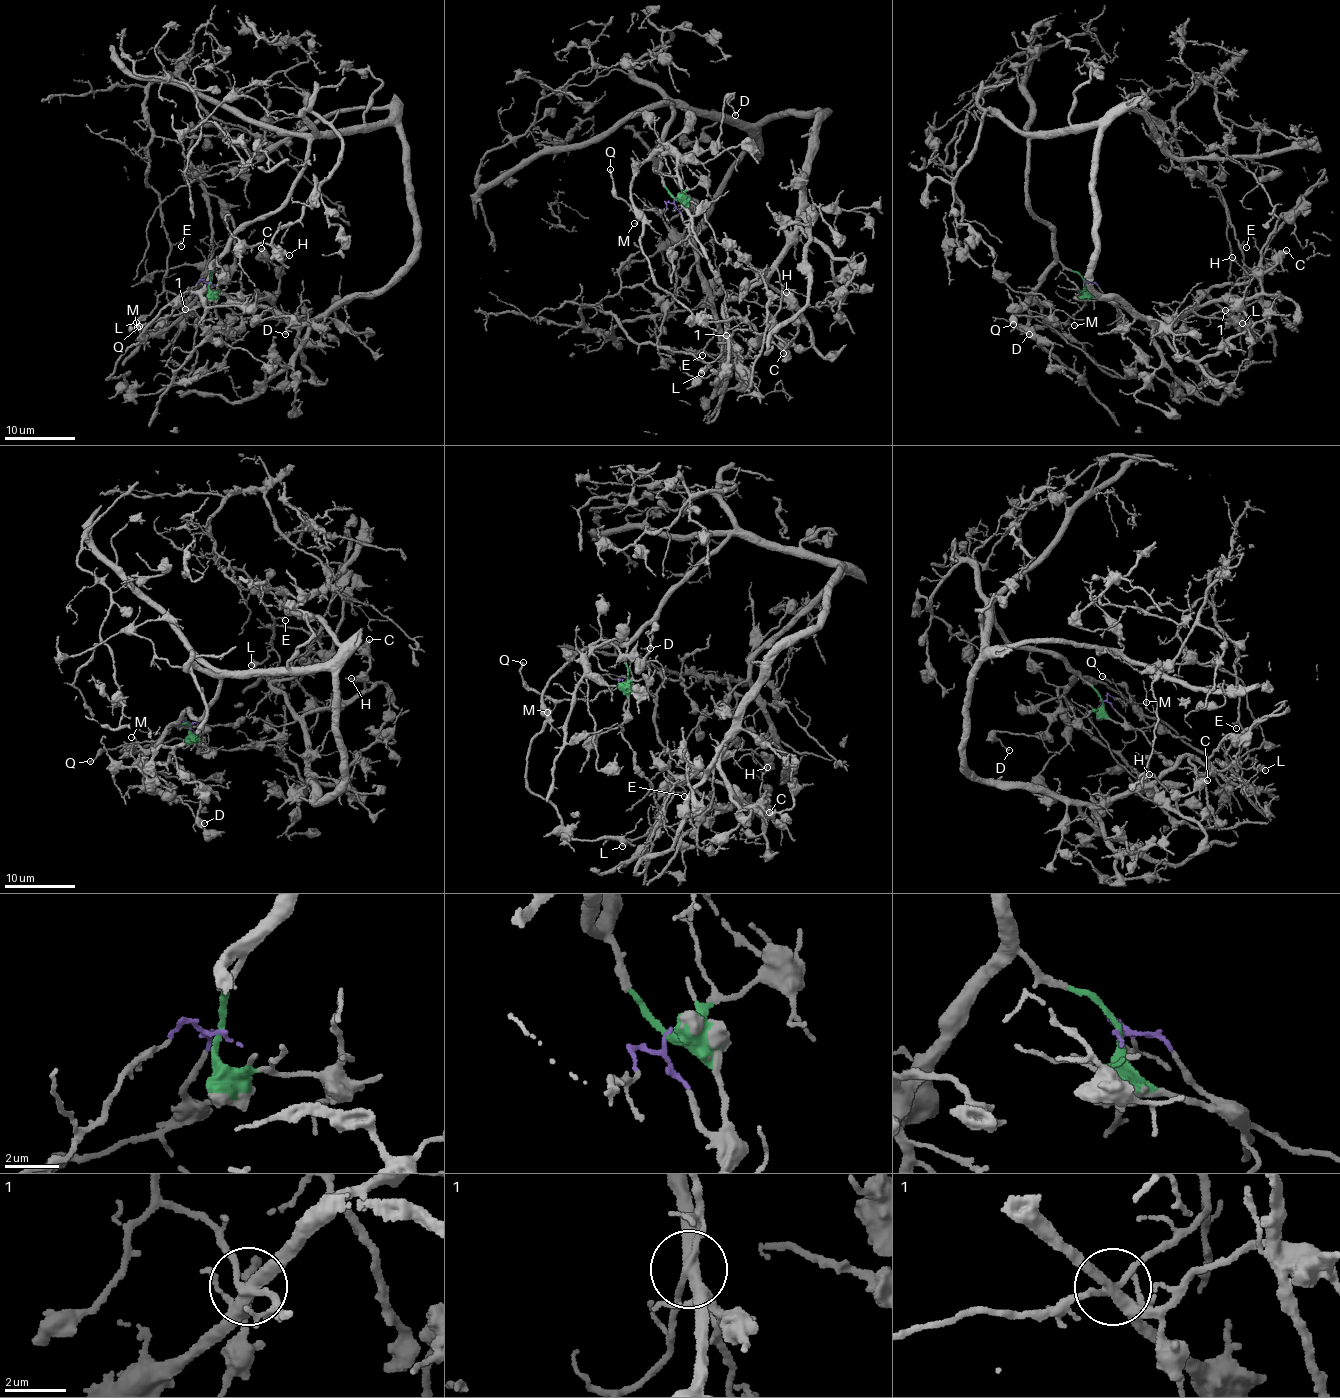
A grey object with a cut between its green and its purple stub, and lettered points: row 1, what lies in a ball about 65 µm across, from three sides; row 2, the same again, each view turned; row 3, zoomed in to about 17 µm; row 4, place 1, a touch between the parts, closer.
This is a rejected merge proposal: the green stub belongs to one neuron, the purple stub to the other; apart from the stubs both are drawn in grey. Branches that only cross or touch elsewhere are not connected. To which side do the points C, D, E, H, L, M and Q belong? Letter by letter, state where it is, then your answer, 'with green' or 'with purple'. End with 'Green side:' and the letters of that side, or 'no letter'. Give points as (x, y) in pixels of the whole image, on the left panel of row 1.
C: at (261, 248); with green
D: at (285, 334); with green
E: at (181, 246); with purple
H: at (289, 255); with green
L: at (136, 322); with purple
M: at (137, 327); with purple
Q: at (139, 326); with purple
Green side: C, D, H

